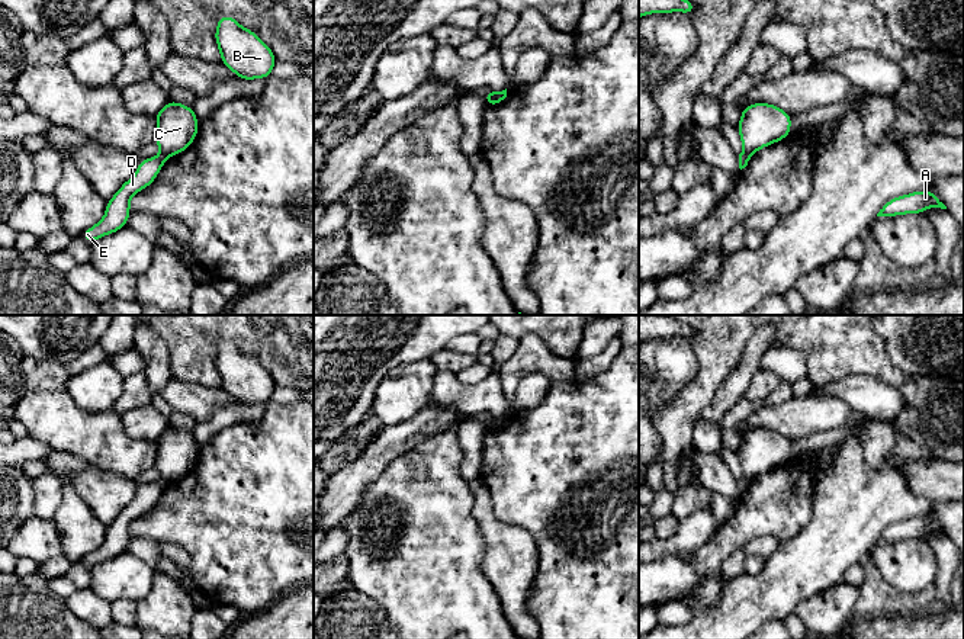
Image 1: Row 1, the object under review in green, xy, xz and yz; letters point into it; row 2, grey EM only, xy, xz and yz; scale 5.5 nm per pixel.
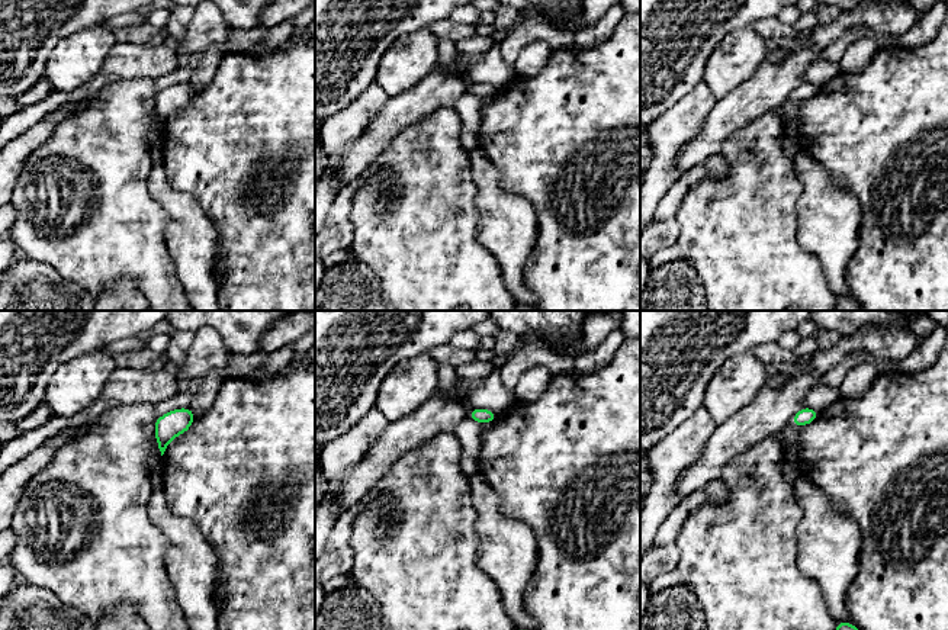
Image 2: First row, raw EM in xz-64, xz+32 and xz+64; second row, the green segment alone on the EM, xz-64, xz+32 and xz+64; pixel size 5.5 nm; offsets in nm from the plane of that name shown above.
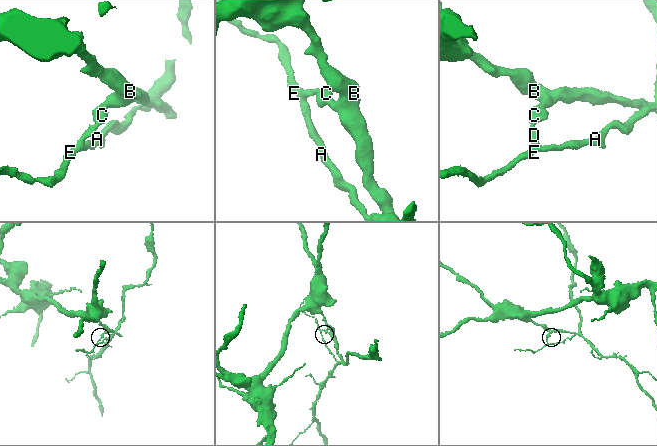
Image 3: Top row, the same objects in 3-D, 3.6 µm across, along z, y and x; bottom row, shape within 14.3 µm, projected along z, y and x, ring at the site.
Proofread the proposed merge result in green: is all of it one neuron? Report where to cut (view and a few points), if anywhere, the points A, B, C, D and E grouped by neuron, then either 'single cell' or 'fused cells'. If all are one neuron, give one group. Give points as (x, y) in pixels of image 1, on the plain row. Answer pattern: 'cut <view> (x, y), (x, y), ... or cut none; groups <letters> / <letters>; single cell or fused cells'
cut xy (161, 477), (169, 481); groups A D E / B C; fused cells

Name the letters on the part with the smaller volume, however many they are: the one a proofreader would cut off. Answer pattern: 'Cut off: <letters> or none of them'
Cut off: A, D, E

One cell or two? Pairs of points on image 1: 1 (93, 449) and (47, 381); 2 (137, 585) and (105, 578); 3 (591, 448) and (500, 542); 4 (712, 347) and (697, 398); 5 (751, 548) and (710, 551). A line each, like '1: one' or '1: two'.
1: two
2: one
3: two
4: one
5: two

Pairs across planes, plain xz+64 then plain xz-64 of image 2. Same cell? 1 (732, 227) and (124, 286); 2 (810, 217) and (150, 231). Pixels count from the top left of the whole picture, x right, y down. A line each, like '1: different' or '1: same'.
1: different
2: different

